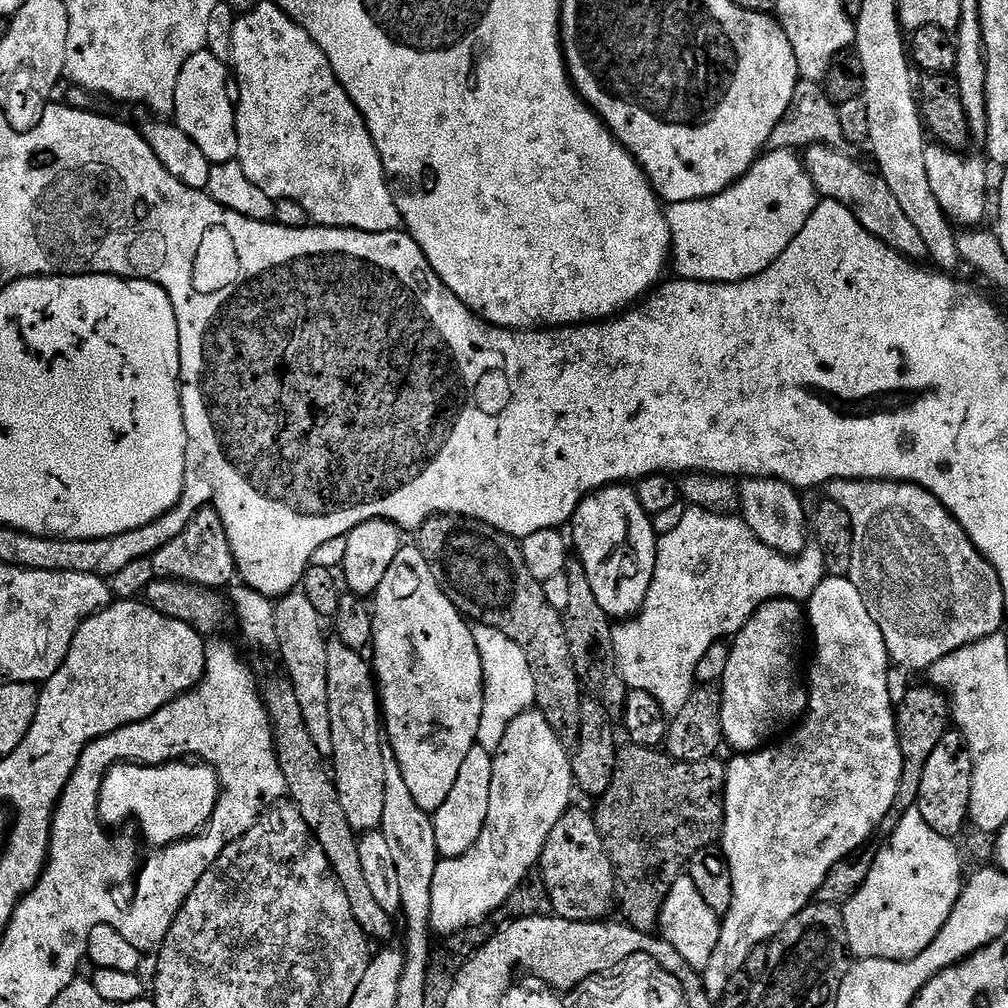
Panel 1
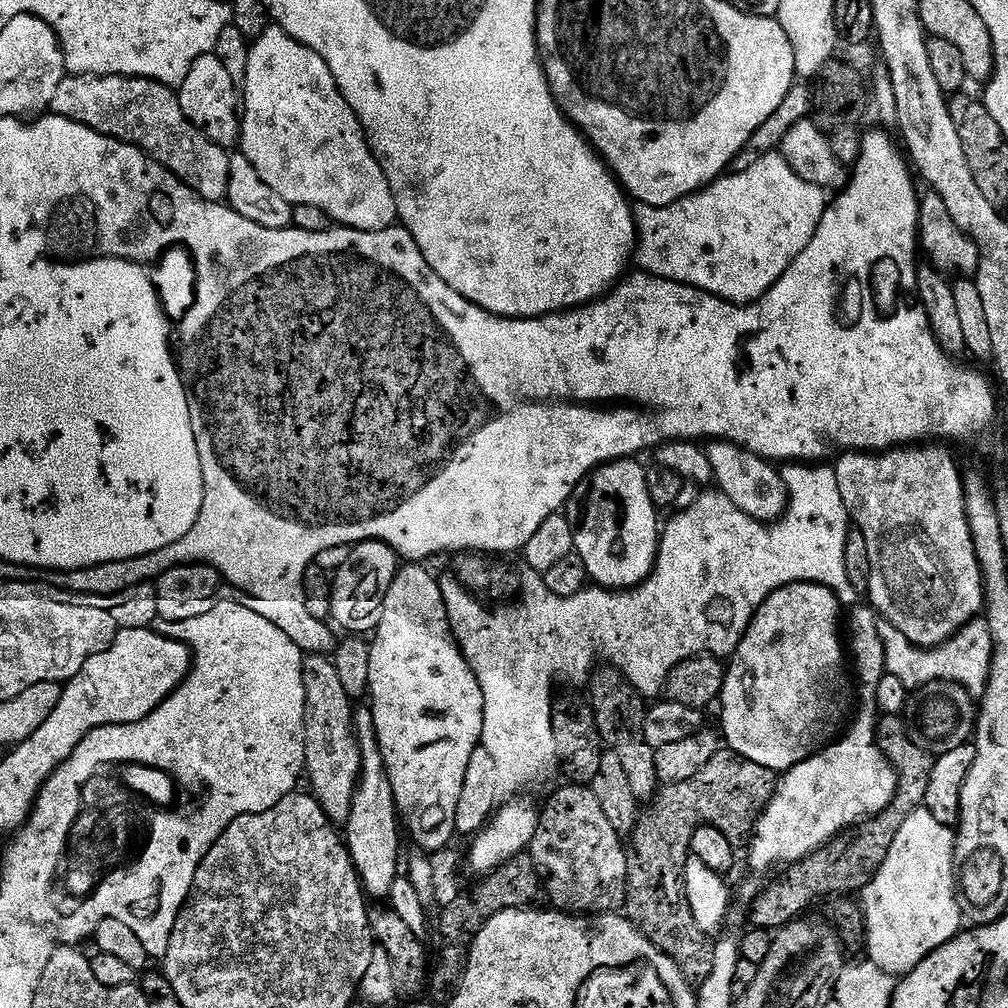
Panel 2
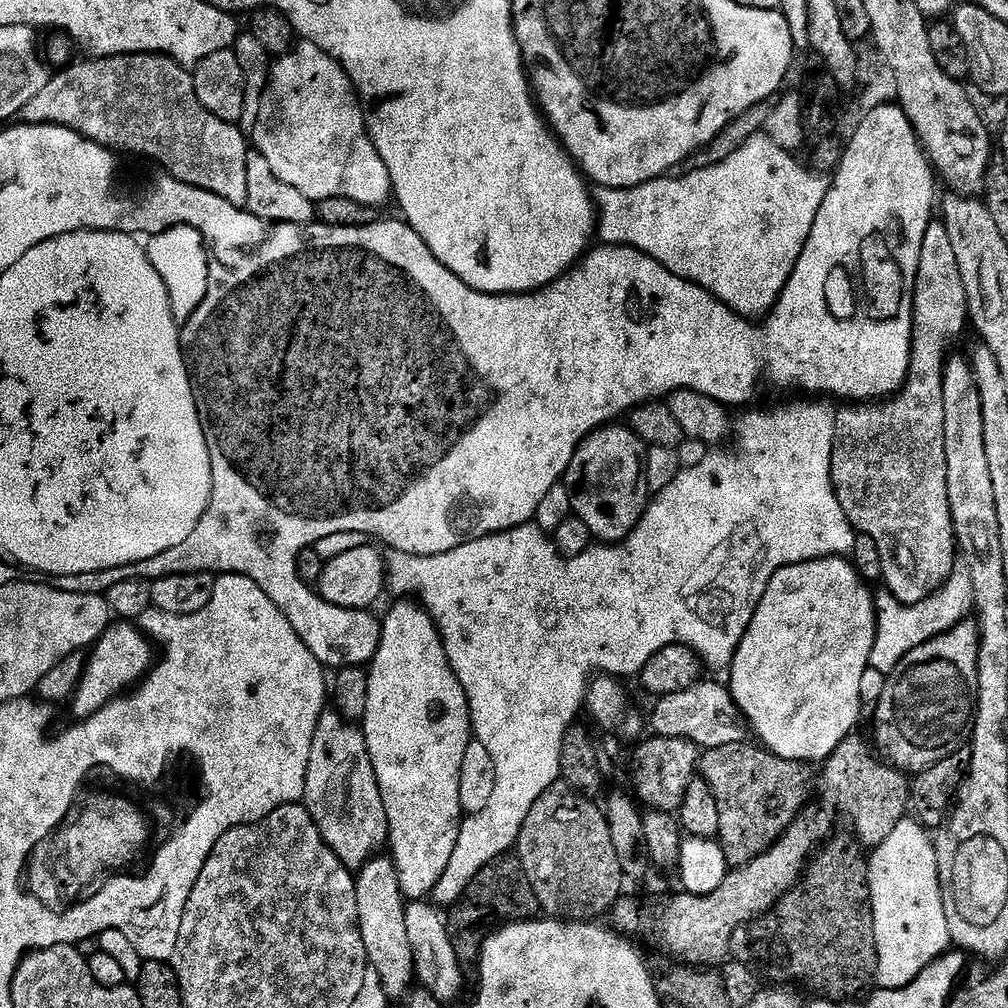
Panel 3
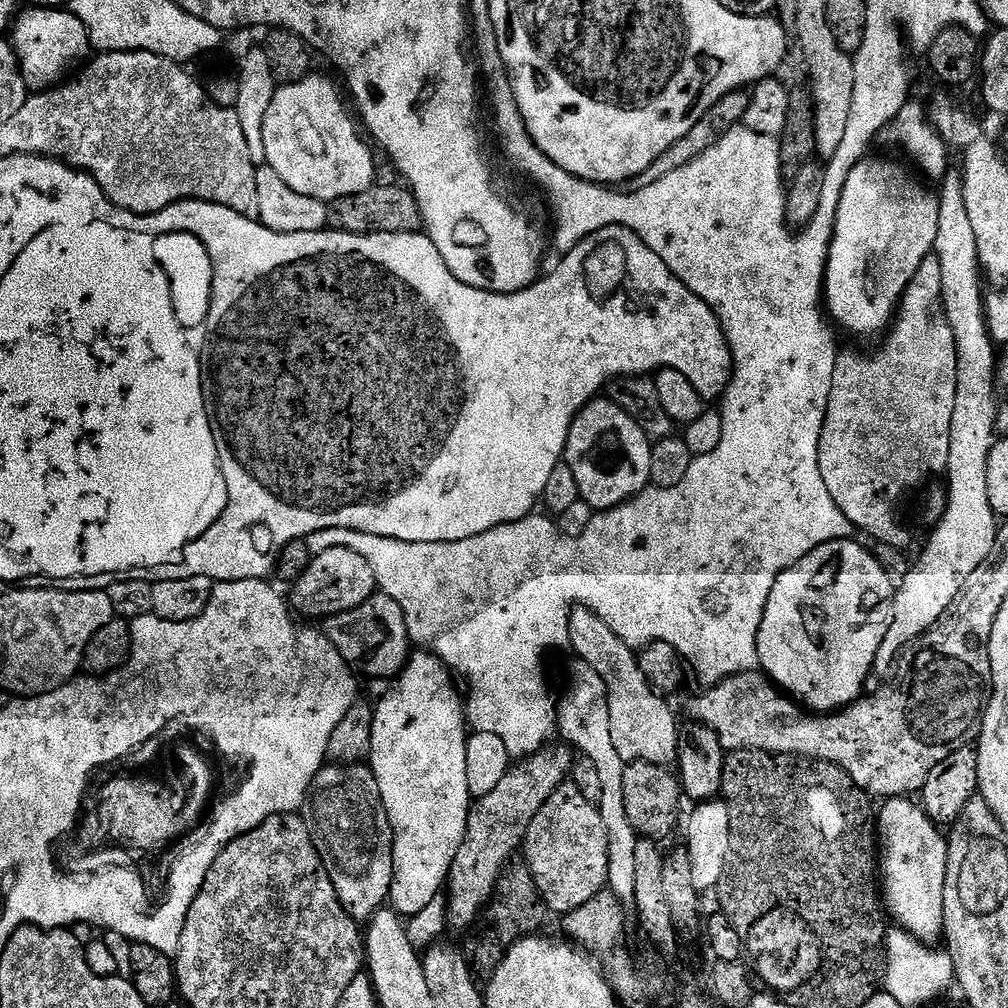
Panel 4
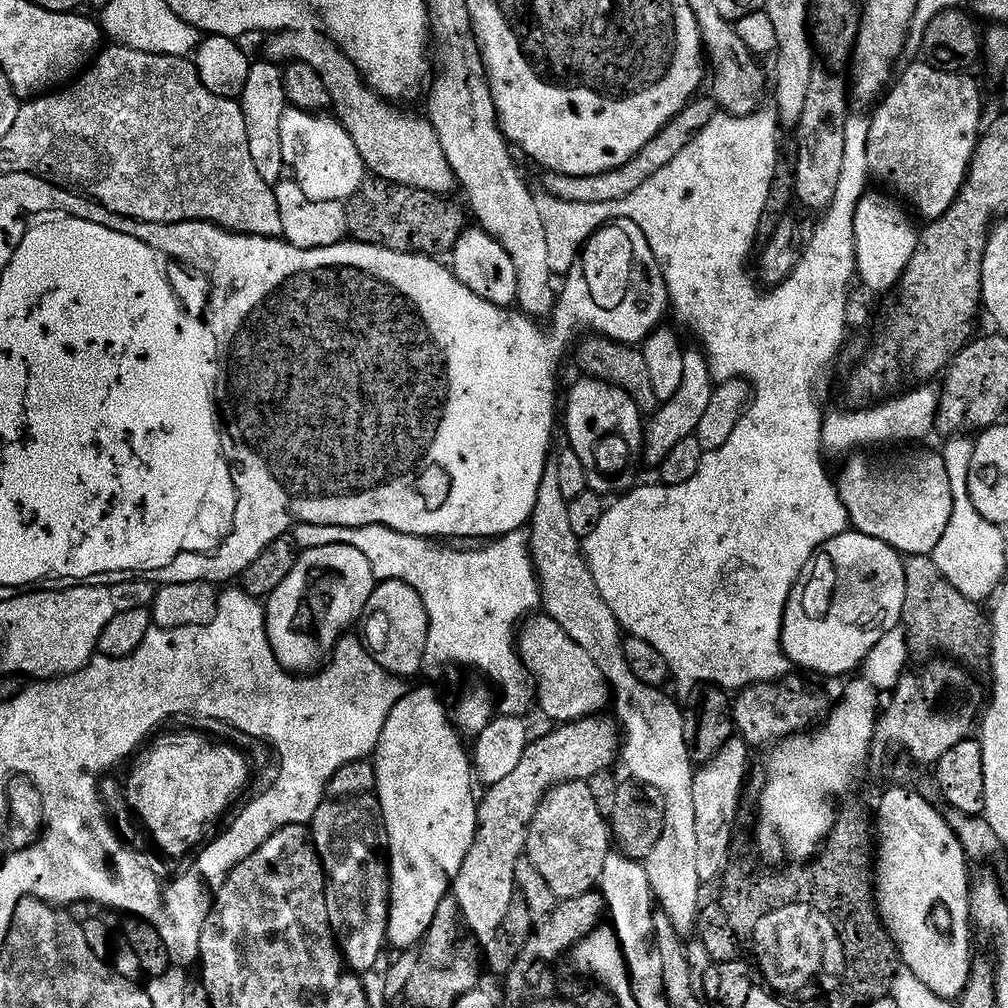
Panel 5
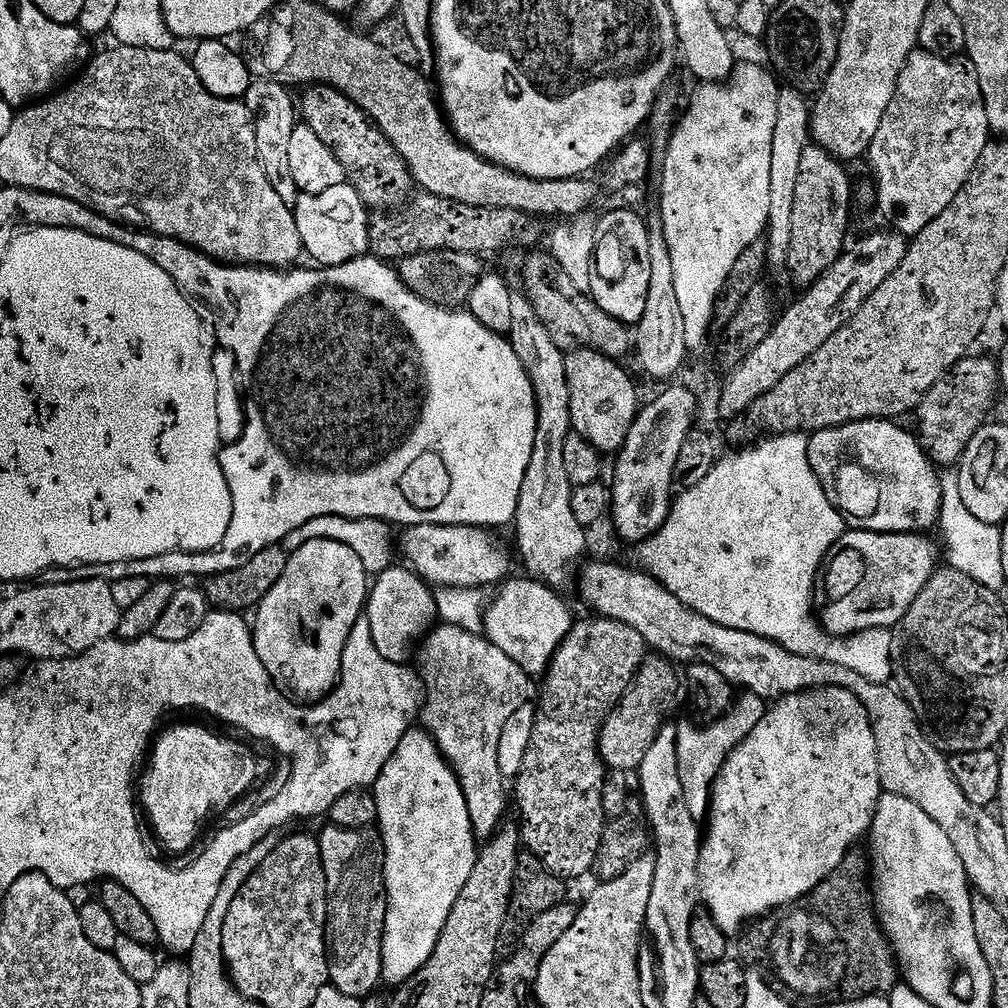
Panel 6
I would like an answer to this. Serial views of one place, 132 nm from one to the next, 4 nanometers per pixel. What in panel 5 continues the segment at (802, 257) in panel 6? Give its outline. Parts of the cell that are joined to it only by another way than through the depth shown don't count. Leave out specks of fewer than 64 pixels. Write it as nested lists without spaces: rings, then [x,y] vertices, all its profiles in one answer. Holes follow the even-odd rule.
[[[814,70],[810,74],[807,87],[806,106],[802,106],[802,118],[794,129],[796,135],[796,173],[797,201],[801,200],[808,208],[827,209],[834,198],[838,177],[842,174],[842,154],[846,154],[846,122],[850,115],[848,109],[849,89],[832,70]]]

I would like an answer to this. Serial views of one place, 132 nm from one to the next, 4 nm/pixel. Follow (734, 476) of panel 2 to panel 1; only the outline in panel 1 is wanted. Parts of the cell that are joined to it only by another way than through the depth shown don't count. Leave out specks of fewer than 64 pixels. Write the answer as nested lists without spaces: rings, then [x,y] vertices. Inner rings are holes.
[[[748,478],[739,485],[740,511],[747,531],[755,539],[760,540],[766,546],[770,546],[775,552],[781,552],[784,556],[799,557],[800,551],[808,544],[808,520],[804,517],[804,504],[800,501],[801,493],[792,485],[781,480],[765,480],[763,478]]]

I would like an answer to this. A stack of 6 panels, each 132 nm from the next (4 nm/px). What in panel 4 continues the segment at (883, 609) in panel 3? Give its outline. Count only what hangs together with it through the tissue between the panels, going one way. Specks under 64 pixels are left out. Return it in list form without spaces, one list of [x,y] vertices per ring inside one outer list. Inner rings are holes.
[[[951,167],[940,182],[938,233],[933,248],[933,255],[936,255],[942,268],[942,310],[948,324],[954,330],[955,350],[958,354],[957,393],[954,398],[954,413],[950,430],[950,459],[947,463],[946,473],[947,509],[944,511],[942,520],[932,530],[933,534],[917,566],[915,564],[912,569],[909,569],[903,583],[897,587],[896,596],[892,602],[892,625],[887,631],[886,638],[883,639],[882,646],[879,647],[878,654],[875,655],[873,673],[877,677],[880,675],[880,678],[885,677],[891,671],[900,653],[931,629],[938,618],[955,602],[965,586],[967,578],[970,578],[978,566],[989,557],[994,548],[998,531],[998,520],[990,506],[989,494],[986,490],[986,462],[989,460],[989,452],[996,441],[996,434],[994,434],[997,396],[995,377],[998,360],[984,314],[986,298],[984,289],[982,290],[982,269],[977,258],[977,238],[974,235],[974,226],[971,225],[970,214],[966,211],[961,174],[962,170],[959,167]]]

